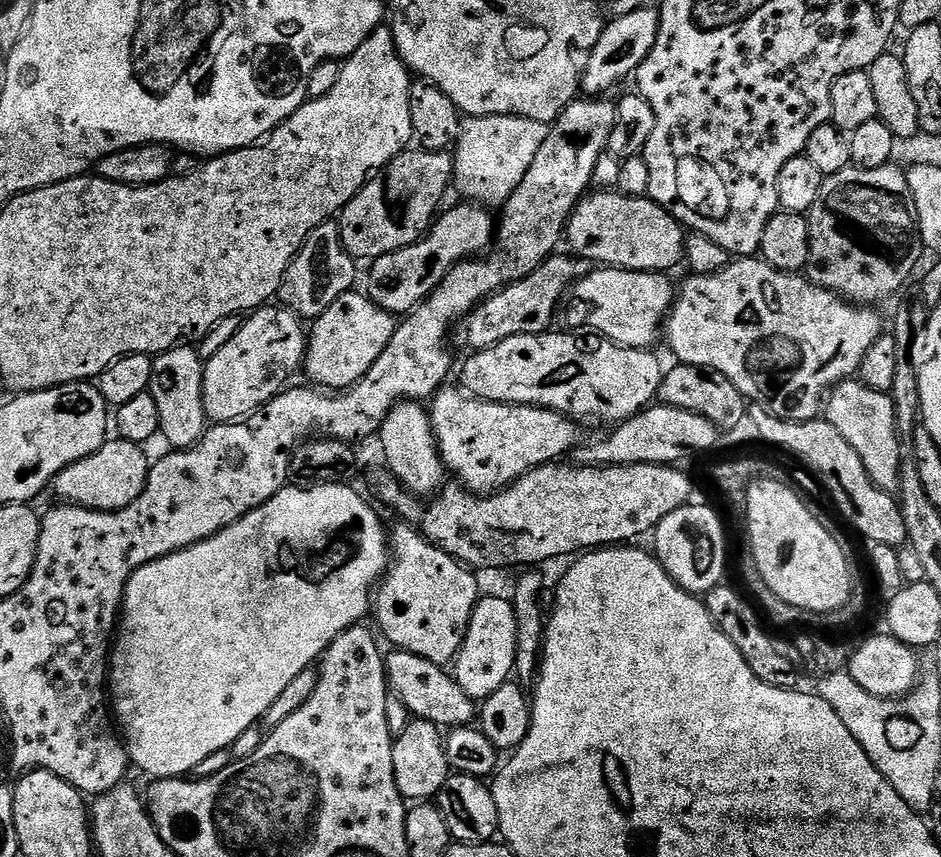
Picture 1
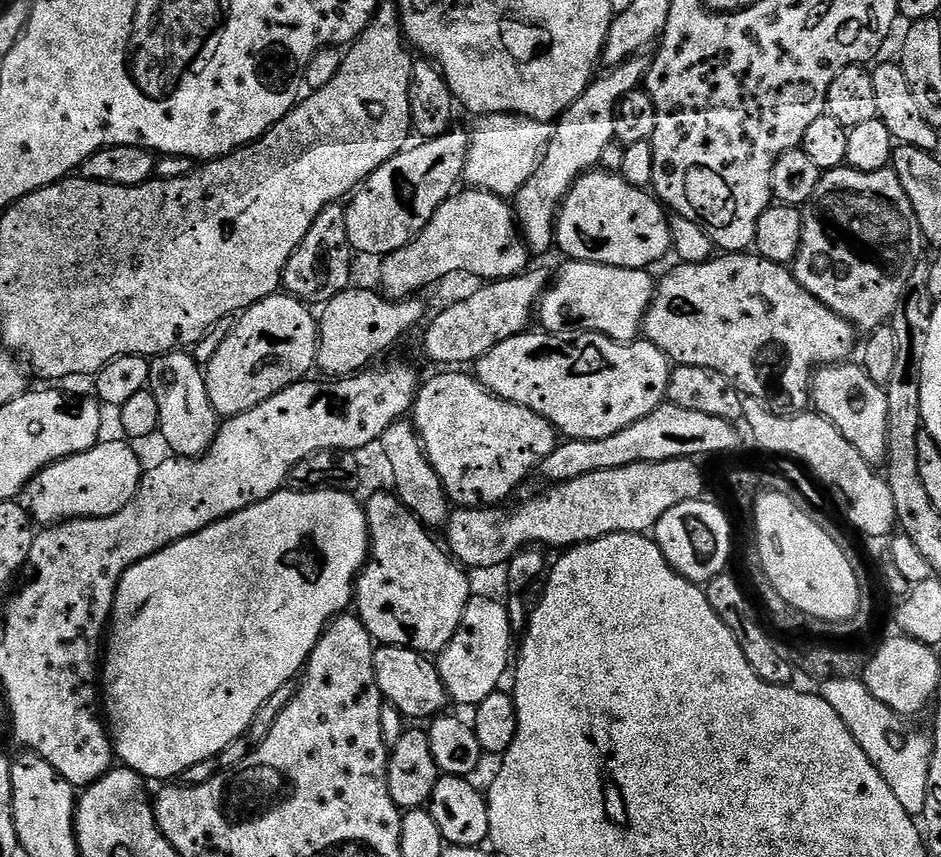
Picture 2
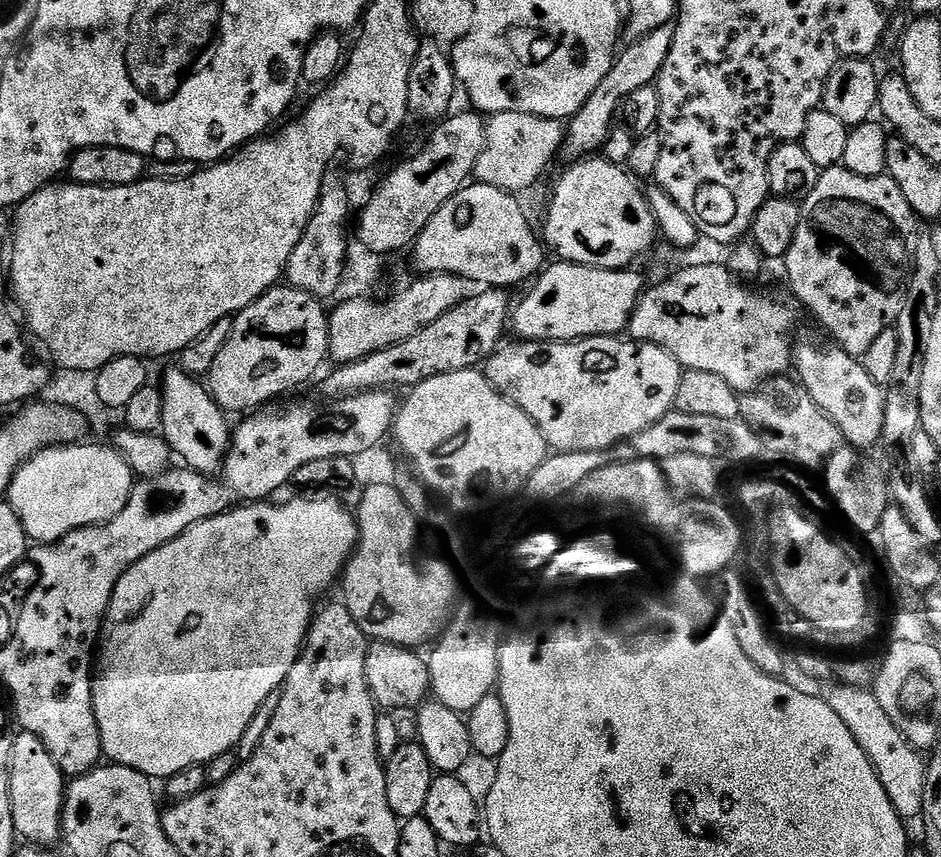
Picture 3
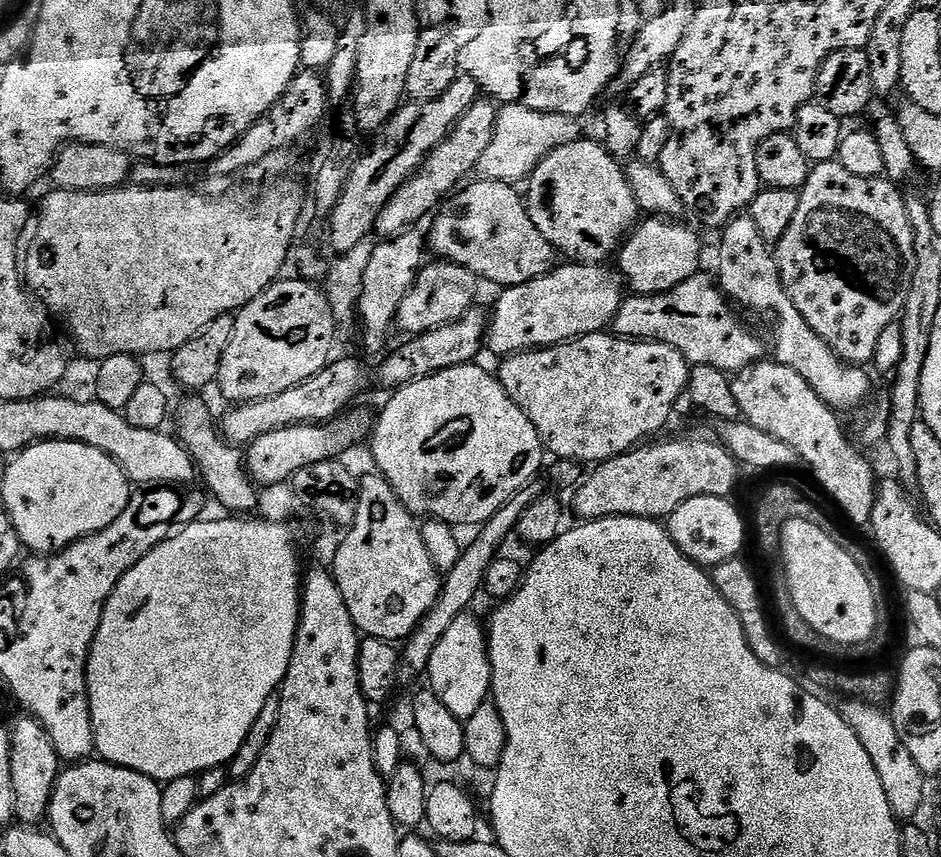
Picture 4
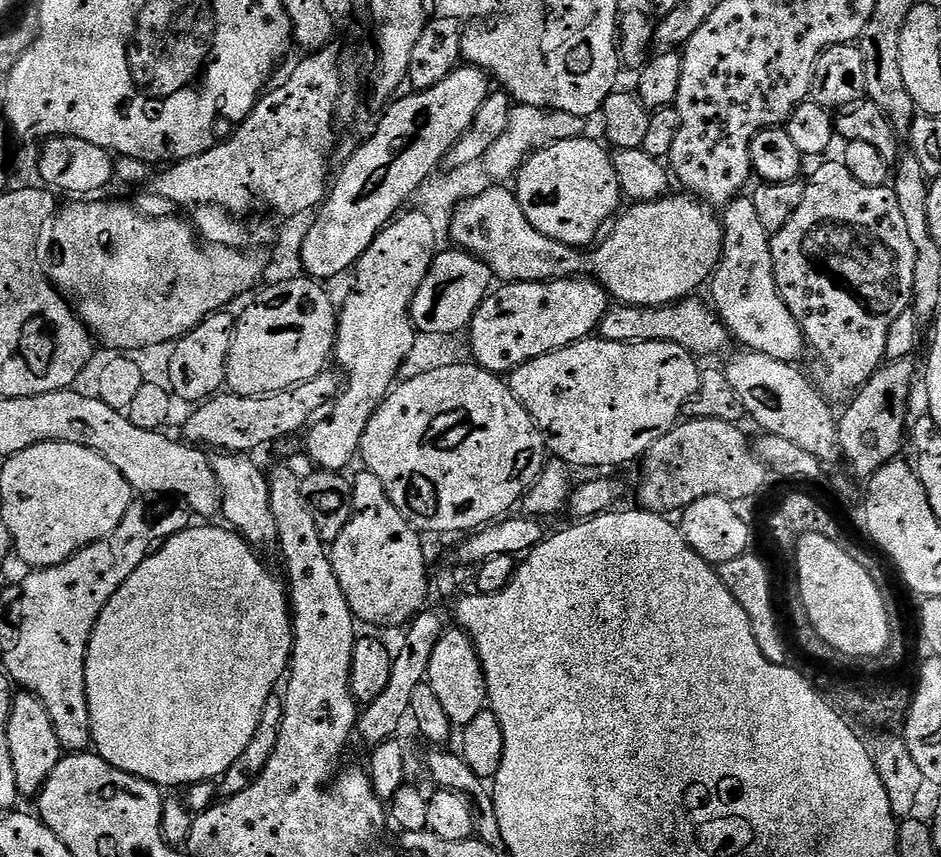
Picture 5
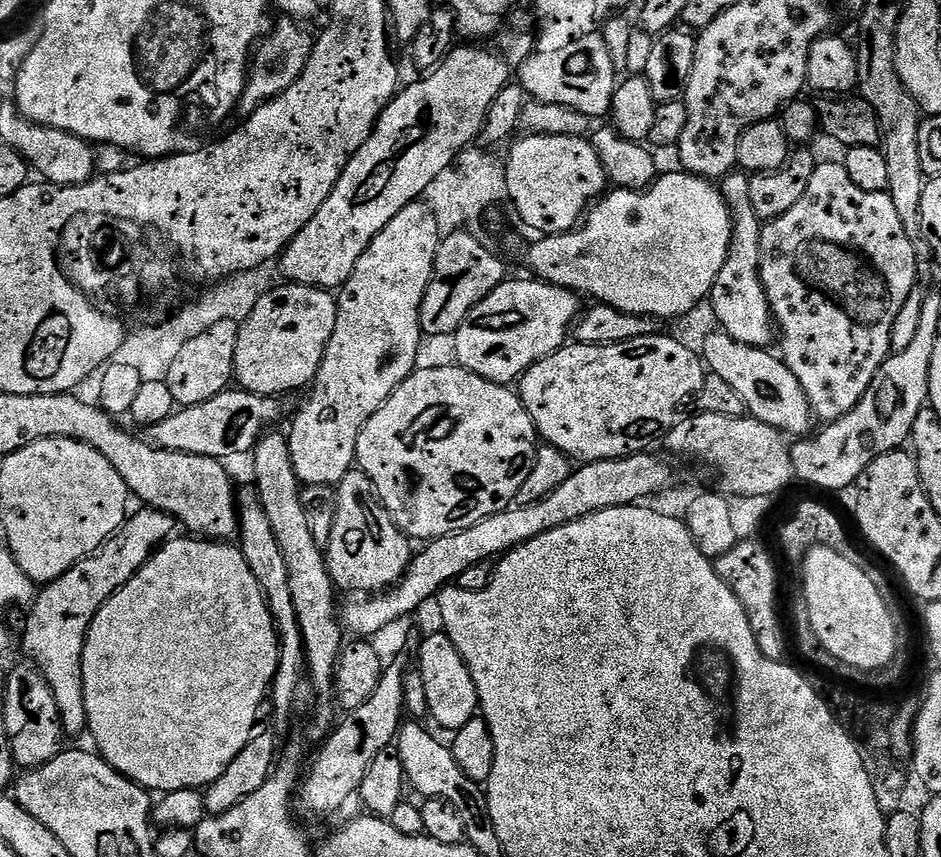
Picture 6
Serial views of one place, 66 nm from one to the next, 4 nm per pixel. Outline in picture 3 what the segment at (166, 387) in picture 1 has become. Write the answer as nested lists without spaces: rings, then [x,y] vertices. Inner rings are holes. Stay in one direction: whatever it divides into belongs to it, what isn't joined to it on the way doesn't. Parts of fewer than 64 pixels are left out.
[[[173,366],[173,368],[166,369],[164,372],[164,381],[159,381],[158,387],[162,396],[162,426],[160,427],[160,432],[162,433],[165,442],[168,444],[168,447],[172,449],[173,453],[175,453],[179,459],[181,456],[181,458],[184,459],[181,461],[183,461],[187,467],[191,468],[193,472],[201,472],[203,476],[215,477],[217,473],[223,469],[224,459],[228,456],[230,447],[230,424],[228,428],[229,417],[226,415],[224,409],[218,406],[218,402],[213,398],[211,392],[208,391],[207,387],[205,387],[197,377],[185,372],[184,369],[179,366]]]

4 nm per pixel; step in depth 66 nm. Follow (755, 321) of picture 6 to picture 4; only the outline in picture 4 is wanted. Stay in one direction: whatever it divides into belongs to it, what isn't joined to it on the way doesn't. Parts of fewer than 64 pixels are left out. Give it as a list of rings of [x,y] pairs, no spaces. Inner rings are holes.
[[[741,214],[731,220],[724,225],[722,235],[718,287],[733,305],[761,312],[764,316],[773,316],[777,320],[775,363],[784,364],[790,370],[802,374],[814,394],[818,394],[818,398],[822,398],[822,402],[834,410],[856,408],[866,403],[872,392],[872,384],[864,373],[865,369],[840,359],[821,336],[810,330],[806,318],[798,314],[794,302],[790,302],[784,289],[773,249],[762,238],[758,226],[754,226],[751,215]]]

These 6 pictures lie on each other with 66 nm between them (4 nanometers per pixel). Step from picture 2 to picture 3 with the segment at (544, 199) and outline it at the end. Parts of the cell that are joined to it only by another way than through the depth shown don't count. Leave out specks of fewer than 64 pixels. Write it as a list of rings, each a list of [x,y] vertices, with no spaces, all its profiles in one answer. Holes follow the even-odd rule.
[[[672,24],[658,26],[658,30],[650,30],[642,38],[625,43],[619,49],[618,55],[610,66],[610,74],[598,82],[598,90],[586,98],[586,106],[578,110],[578,114],[567,121],[564,133],[563,155],[568,158],[588,158],[599,153],[604,147],[609,132],[614,127],[614,121],[618,113],[623,109],[624,100],[634,94],[634,90],[642,90],[649,87],[662,70],[662,62],[666,62],[666,54],[670,52],[670,42],[674,42],[674,27]]]

